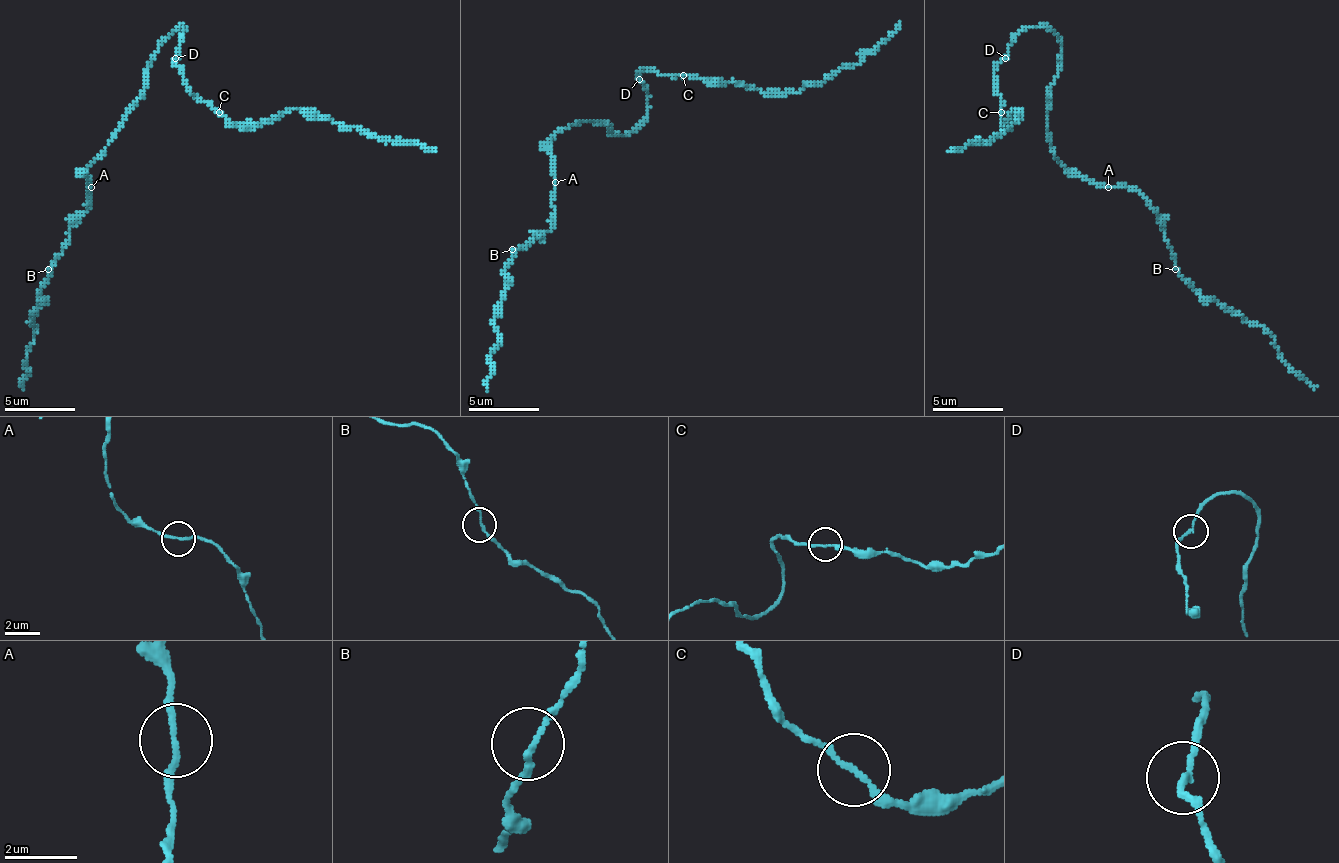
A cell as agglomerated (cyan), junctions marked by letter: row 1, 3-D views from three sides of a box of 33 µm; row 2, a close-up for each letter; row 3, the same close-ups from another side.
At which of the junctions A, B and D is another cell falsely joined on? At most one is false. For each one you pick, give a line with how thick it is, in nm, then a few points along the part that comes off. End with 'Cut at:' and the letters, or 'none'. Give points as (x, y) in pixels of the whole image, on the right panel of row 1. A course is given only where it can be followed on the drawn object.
Cut at: none

